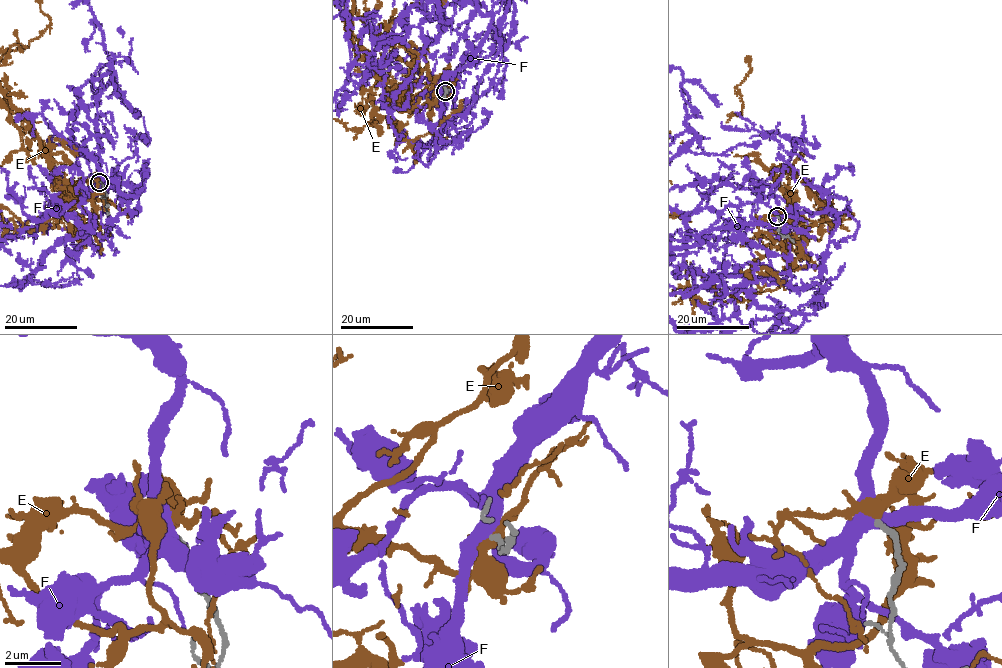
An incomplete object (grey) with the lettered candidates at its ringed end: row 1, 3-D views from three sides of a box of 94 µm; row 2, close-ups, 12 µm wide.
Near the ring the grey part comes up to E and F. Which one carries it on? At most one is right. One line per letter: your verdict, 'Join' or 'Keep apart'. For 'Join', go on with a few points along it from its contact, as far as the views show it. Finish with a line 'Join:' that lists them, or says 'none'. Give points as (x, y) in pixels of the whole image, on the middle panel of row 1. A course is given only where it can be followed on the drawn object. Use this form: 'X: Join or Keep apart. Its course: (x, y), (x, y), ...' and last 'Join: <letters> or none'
E: Keep apart
F: Join
Join: F

